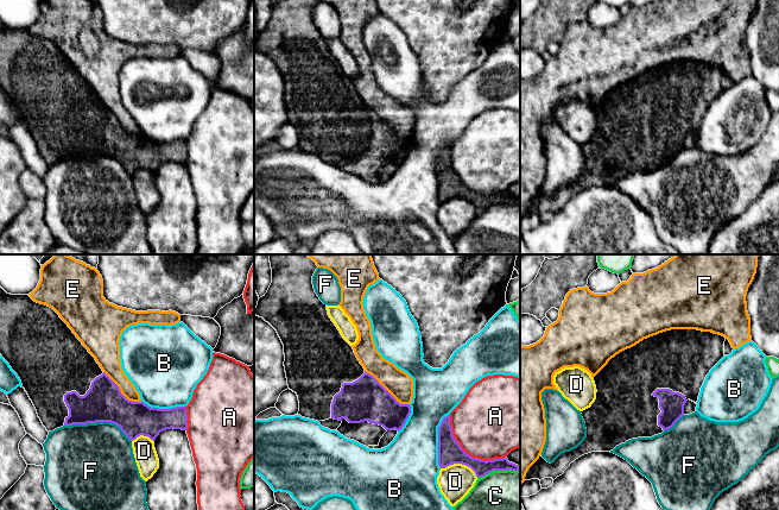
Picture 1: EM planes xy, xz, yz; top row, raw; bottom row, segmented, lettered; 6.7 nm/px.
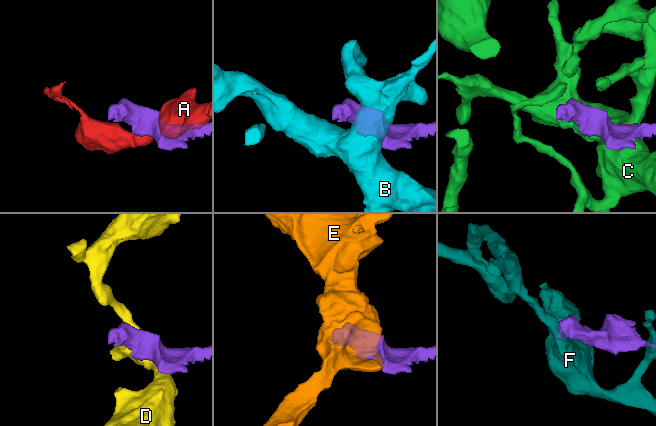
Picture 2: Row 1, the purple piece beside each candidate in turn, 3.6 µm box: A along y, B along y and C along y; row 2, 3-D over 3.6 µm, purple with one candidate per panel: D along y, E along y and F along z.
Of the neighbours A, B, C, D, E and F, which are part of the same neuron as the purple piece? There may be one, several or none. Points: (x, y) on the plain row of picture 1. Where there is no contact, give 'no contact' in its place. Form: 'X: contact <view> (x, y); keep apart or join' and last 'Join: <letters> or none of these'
A: contact xz (466, 187); keep apart
B: contact xz (438, 175); keep apart
C: contact xz (498, 203); keep apart
D: contact xz (460, 196); keep apart
E: contact xz (386, 124); keep apart
F: contact xy (99, 155); keep apart
Join: none of these

